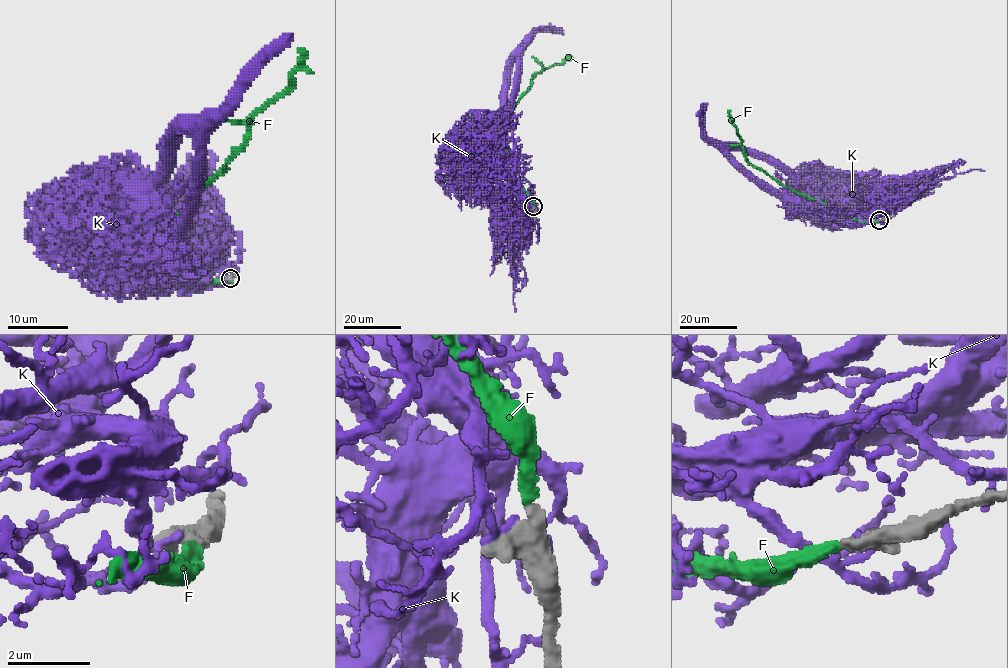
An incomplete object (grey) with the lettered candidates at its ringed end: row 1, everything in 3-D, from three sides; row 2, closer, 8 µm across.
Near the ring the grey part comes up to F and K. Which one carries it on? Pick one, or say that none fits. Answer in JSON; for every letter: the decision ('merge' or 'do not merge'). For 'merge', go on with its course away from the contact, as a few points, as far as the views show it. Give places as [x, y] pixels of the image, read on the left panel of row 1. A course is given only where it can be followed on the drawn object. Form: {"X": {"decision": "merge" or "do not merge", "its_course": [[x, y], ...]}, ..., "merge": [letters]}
{"F": {"decision": "merge", "its_course": [[229, 277], [217, 282], [192, 274], [169, 229], [235, 154], [252, 117], [289, 85], [304, 48]]}, "K": {"decision": "do not merge"}, "merge": ["F"]}

